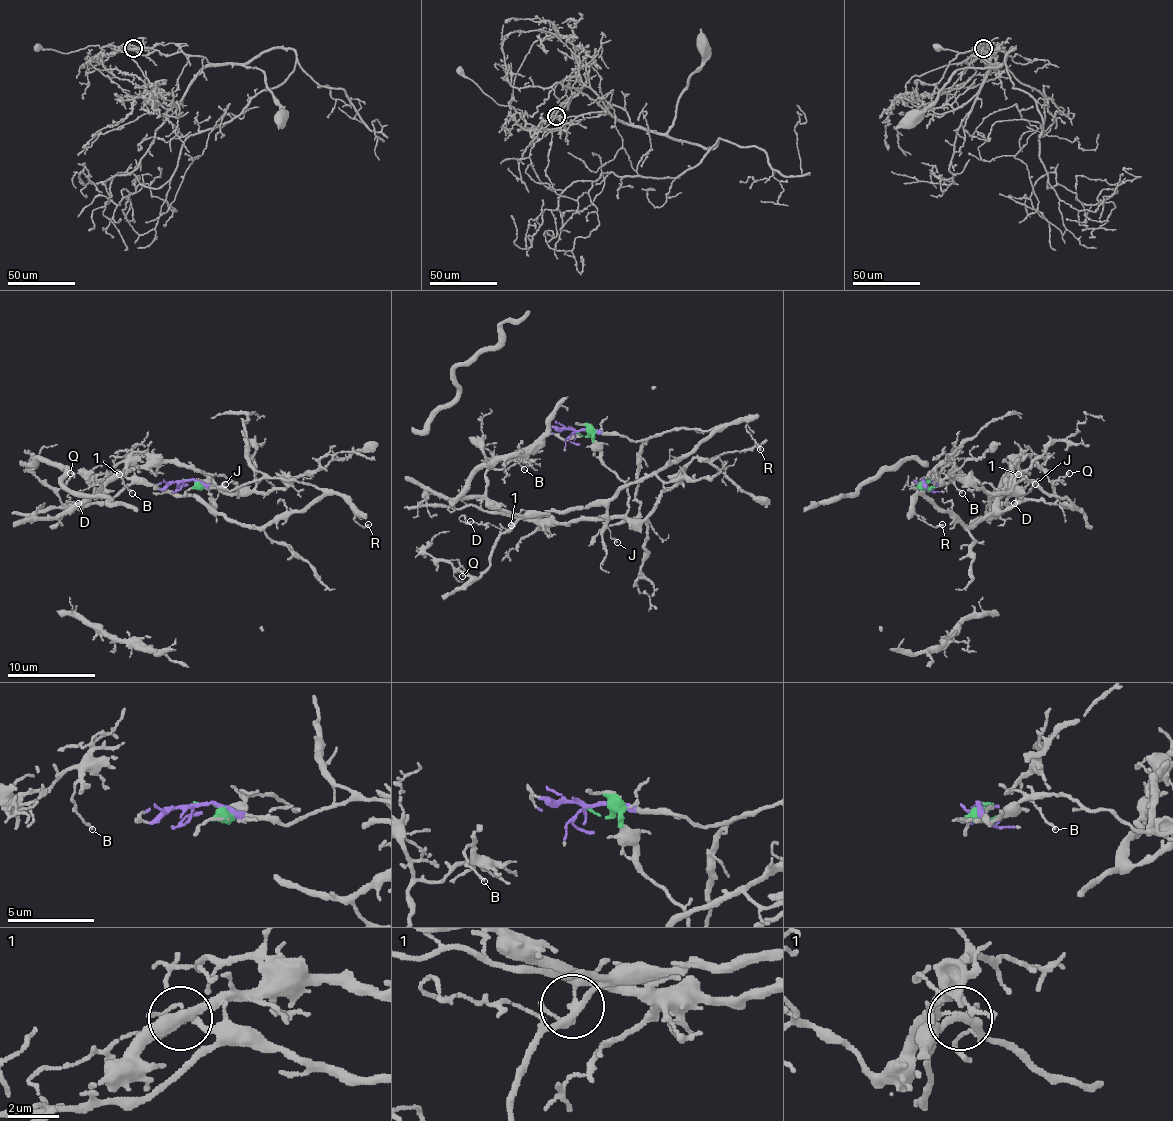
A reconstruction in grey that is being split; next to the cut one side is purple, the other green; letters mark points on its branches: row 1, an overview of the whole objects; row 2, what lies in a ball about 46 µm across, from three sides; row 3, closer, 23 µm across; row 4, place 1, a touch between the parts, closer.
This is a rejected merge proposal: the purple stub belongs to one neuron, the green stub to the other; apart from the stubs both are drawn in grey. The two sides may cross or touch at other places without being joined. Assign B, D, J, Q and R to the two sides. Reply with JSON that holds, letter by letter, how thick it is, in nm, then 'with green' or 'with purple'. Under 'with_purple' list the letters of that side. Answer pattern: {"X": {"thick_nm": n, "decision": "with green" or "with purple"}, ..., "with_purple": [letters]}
{"B": {"thick_nm": 130, "decision": "with green"}, "D": {"thick_nm": 190, "decision": "with purple"}, "J": {"thick_nm": 110, "decision": "with purple"}, "Q": {"thick_nm": 150, "decision": "with purple"}, "R": {"thick_nm": 190, "decision": "with purple"}, "with_purple": ["D", "J", "Q", "R"]}

